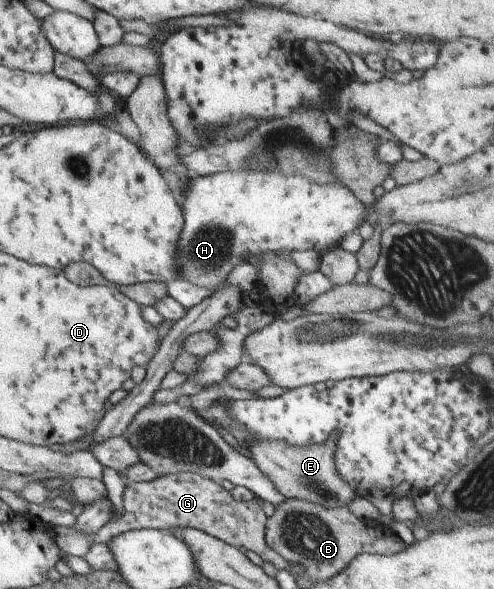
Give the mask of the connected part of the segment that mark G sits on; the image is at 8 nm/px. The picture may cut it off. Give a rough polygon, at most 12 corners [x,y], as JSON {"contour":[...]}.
{"contour":[[195,472],[127,483],[121,516],[95,534],[52,526],[83,558],[121,532],[189,526],[275,570],[256,498],[236,500]]}

